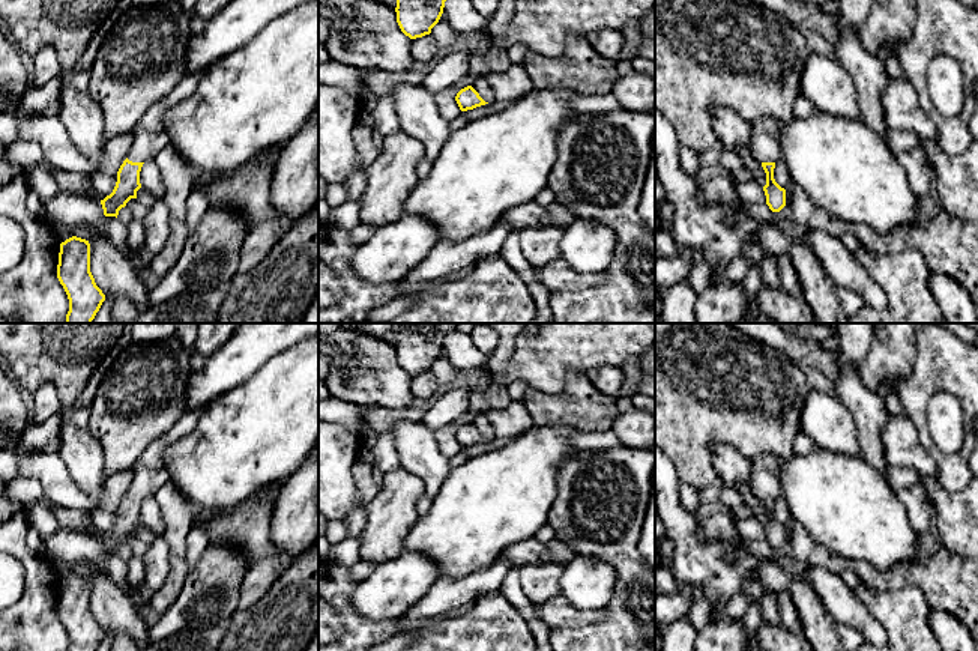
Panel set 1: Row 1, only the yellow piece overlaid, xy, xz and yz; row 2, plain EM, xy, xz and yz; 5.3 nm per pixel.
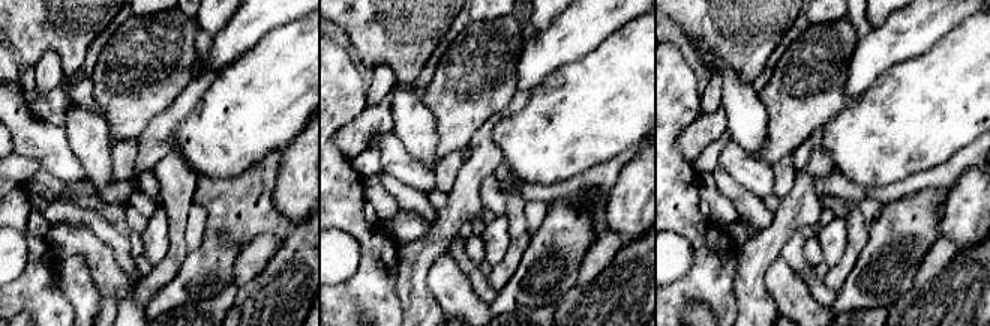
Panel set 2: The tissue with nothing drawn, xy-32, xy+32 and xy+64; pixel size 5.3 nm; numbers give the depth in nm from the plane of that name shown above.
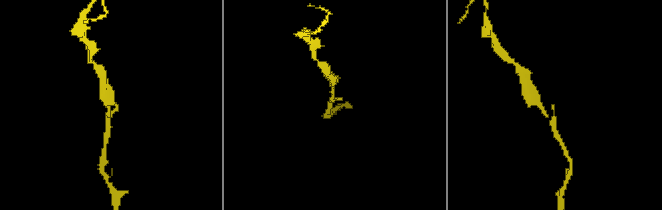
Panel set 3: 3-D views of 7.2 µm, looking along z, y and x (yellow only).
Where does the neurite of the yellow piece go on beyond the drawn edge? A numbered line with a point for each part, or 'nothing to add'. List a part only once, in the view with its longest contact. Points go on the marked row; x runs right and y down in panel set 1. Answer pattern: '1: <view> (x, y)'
1: xy (149, 139)

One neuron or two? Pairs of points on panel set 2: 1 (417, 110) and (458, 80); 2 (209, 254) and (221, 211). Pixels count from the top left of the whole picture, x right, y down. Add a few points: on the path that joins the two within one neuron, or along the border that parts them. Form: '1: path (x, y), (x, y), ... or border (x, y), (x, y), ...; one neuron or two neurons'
1: border (420, 98), (432, 114), (438, 137); two neurons
2: border (206, 230), (218, 230), (240, 245); two neurons

